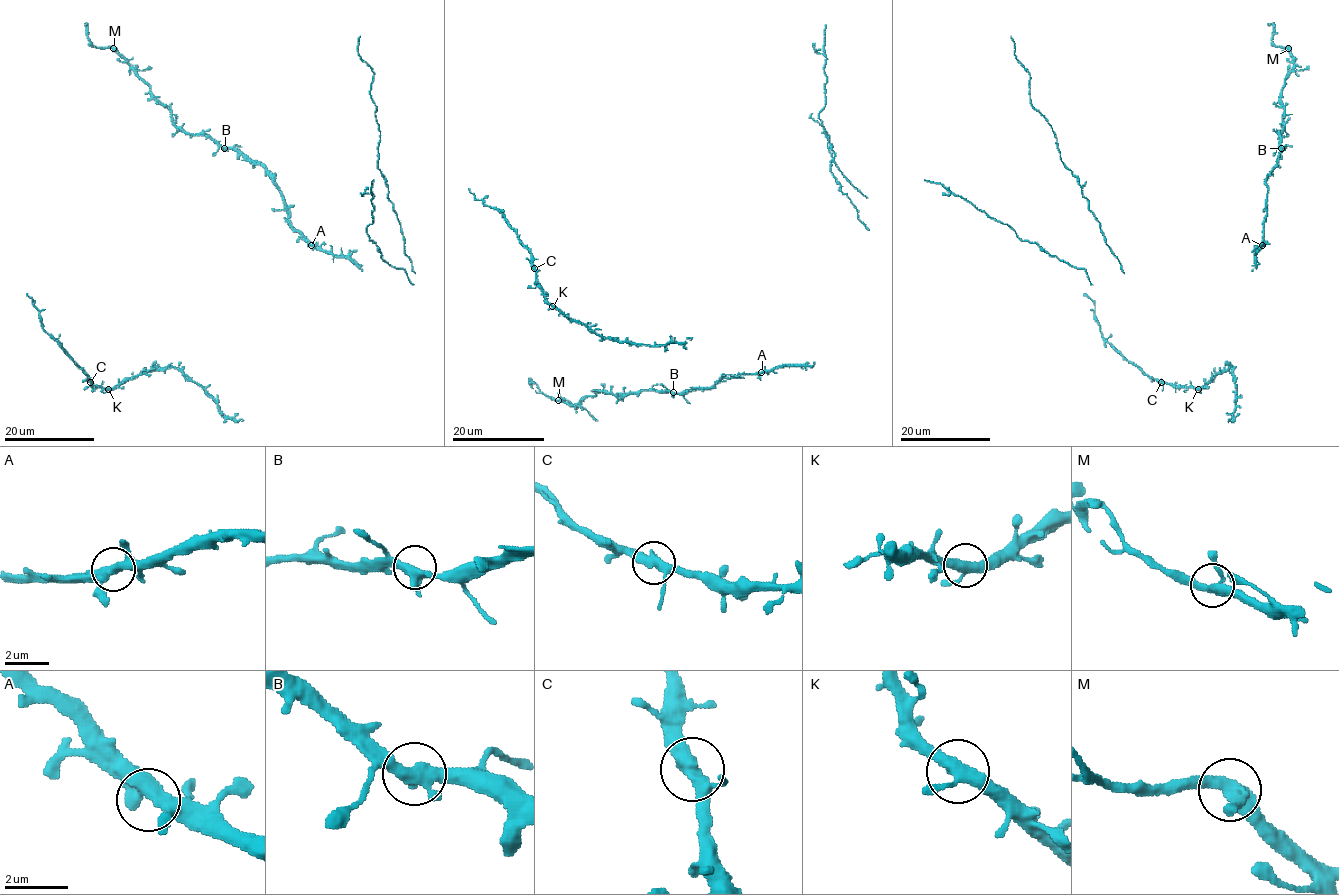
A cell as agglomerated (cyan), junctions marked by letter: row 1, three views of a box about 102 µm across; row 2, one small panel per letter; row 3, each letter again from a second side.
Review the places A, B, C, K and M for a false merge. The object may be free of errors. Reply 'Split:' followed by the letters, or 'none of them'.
Split: none of them

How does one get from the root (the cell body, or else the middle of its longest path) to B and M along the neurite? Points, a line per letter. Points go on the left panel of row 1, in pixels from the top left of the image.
B: (311, 242), (292, 225), (288, 206), (273, 177), (261, 166), (252, 165), (236, 151), (224, 148)
M: (311, 242), (292, 225), (279, 187), (261, 166), (250, 163), (204, 135), (182, 132), (172, 113), (113, 48)

